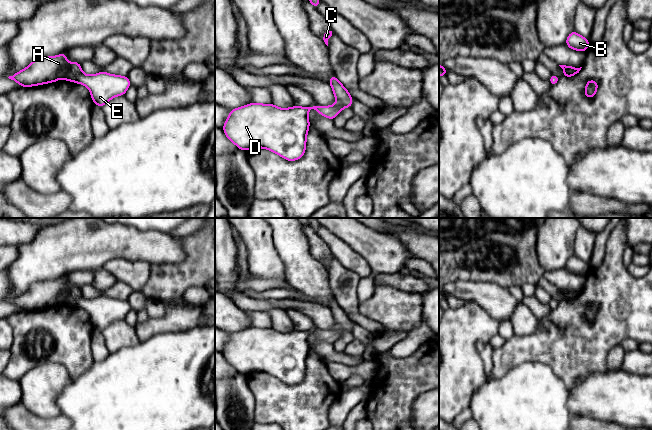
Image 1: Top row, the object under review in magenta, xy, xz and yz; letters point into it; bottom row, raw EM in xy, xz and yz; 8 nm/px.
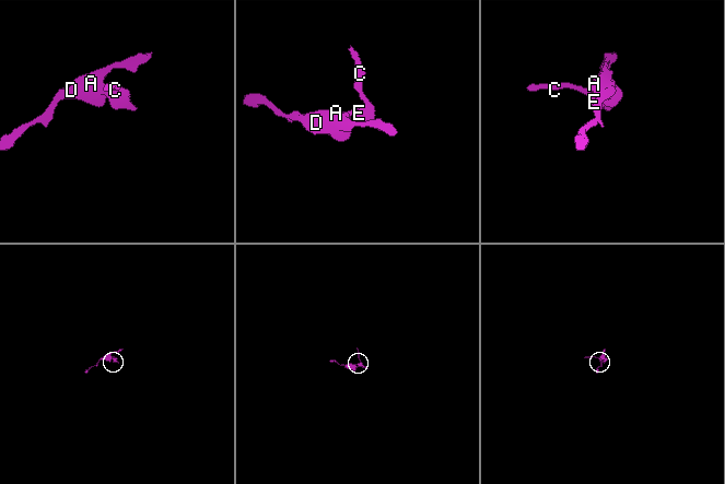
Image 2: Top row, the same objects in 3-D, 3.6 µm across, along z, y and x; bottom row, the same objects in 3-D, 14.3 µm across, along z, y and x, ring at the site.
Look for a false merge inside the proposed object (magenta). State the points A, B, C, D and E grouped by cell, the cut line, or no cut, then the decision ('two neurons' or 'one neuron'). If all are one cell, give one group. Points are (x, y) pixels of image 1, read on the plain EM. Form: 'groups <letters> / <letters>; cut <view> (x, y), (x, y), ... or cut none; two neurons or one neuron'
groups A B C D E; cut none; one neuron

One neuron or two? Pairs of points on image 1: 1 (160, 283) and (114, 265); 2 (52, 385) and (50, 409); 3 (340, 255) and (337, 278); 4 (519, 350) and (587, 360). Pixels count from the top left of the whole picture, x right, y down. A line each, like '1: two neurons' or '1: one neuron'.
1: two neurons
2: one neuron
3: two neurons
4: one neuron

